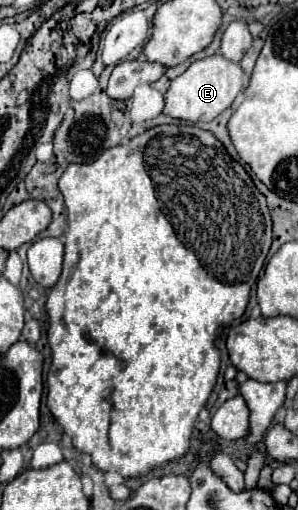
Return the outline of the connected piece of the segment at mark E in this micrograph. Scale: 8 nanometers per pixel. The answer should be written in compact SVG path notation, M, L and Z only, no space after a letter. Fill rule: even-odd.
M211 55L205 59L193 61L183 75L179 75L177 79L171 81L171 85L165 93L163 113L173 119L181 119L181 121L189 121L189 123L213 121L235 101L237 93L245 89L249 79L250 77L237 63L233 63L221 55Z

